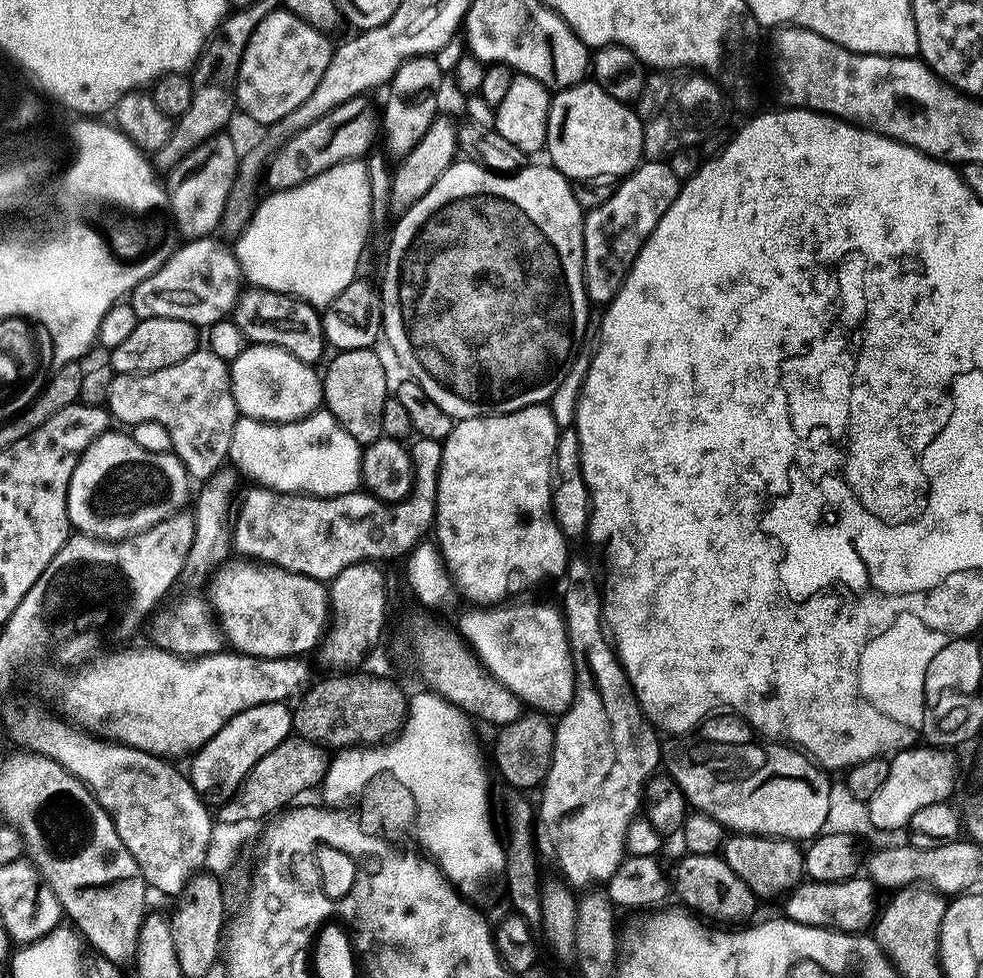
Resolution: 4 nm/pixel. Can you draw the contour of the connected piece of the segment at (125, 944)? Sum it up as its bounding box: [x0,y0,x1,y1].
[37,856,146,962]

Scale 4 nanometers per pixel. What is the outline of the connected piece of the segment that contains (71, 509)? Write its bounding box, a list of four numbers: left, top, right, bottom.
[68,430,190,532]

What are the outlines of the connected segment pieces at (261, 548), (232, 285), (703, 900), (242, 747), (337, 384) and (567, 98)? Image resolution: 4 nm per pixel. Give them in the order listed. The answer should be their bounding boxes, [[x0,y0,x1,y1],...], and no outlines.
[[242,438,444,582],[130,238,242,326],[674,854,758,926],[190,703,293,794],[322,348,390,446],[546,82,644,181]]

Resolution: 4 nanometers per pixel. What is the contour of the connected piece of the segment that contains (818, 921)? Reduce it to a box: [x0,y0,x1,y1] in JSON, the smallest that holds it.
[787,878,878,934]

